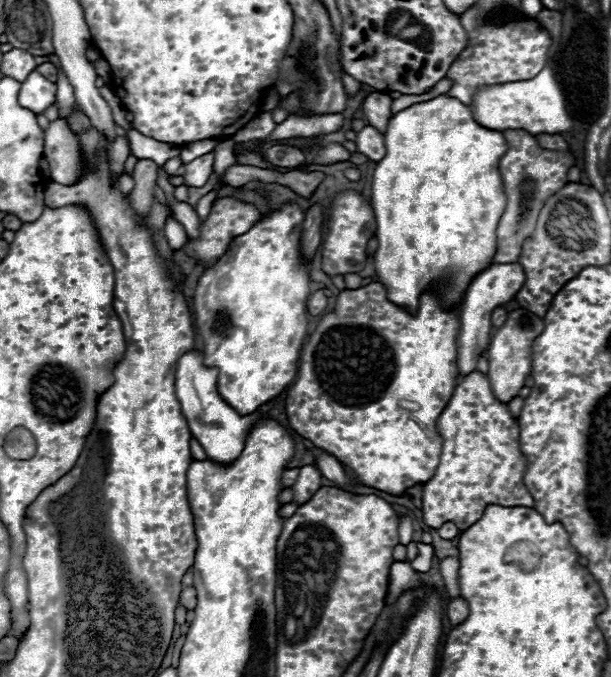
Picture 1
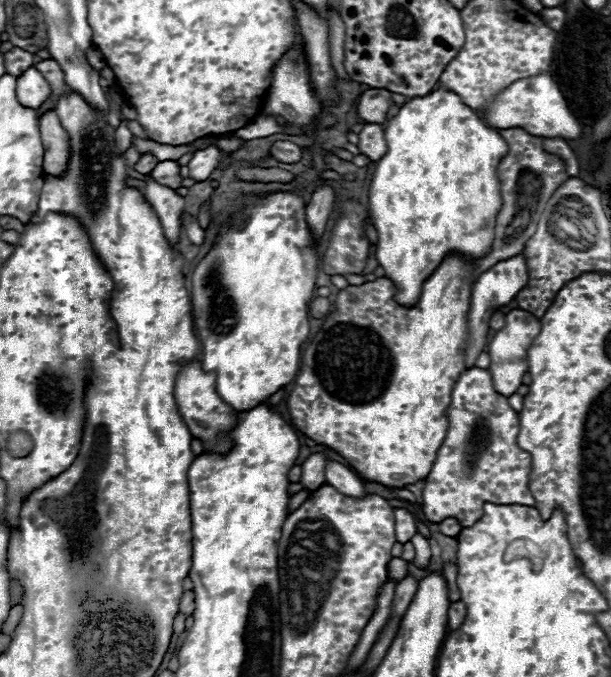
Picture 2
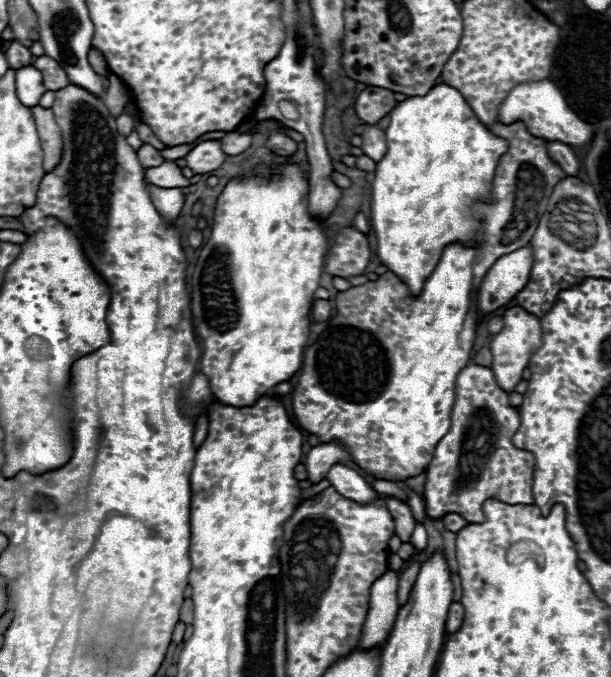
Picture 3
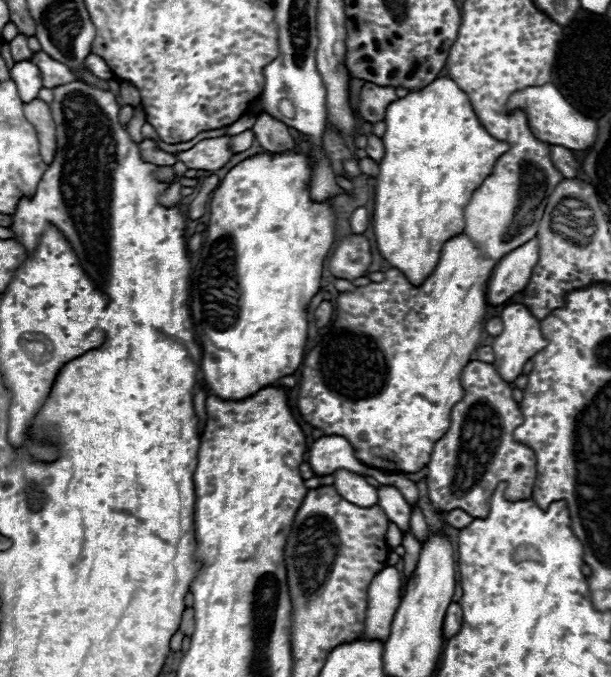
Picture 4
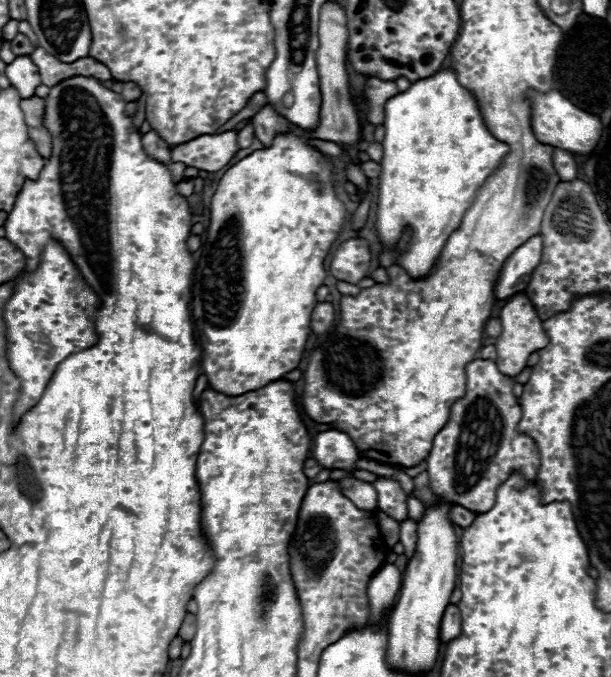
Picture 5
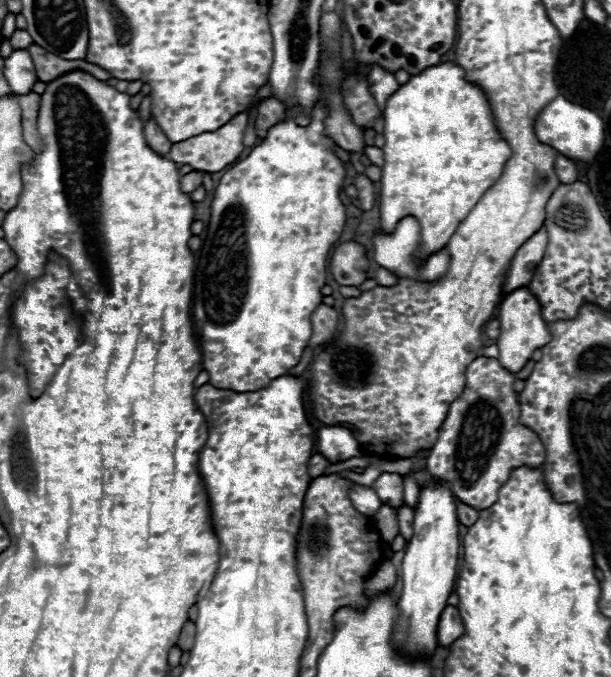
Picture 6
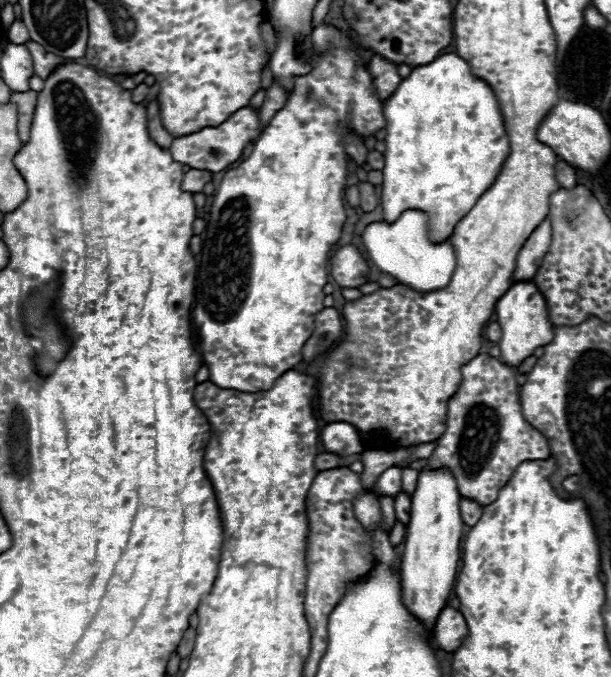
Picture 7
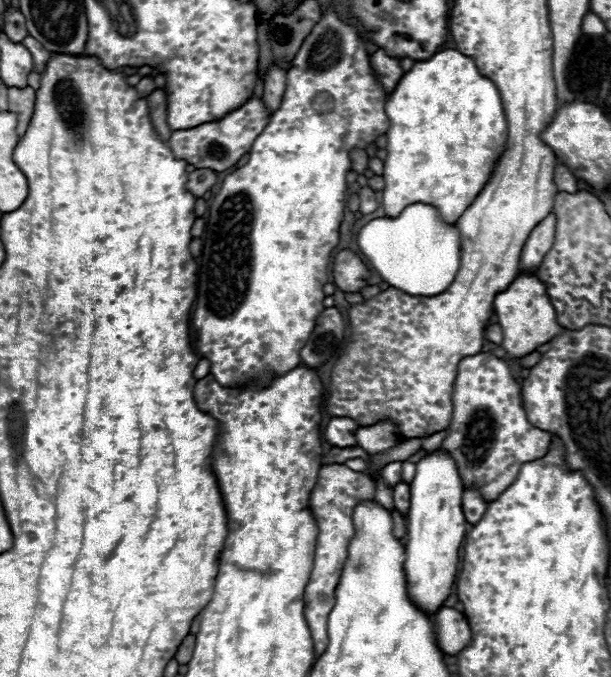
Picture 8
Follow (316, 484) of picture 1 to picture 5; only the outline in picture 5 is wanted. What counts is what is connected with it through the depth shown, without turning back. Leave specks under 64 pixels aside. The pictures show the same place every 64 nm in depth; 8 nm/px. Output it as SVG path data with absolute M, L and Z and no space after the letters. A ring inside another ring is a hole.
M326 430L314 438L312 458L324 470L336 468L336 470L354 472L356 460L358 460L358 450L356 450L352 438L348 438L348 434L340 434L338 430Z

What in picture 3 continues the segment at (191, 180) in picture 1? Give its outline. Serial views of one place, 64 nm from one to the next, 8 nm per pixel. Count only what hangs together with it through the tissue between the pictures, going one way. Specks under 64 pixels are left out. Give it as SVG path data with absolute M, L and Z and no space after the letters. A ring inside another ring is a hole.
M208 140L198 144L190 154L184 156L188 162L188 168L194 174L208 174L216 168L220 168L220 164L226 160L226 154L220 148L218 140Z

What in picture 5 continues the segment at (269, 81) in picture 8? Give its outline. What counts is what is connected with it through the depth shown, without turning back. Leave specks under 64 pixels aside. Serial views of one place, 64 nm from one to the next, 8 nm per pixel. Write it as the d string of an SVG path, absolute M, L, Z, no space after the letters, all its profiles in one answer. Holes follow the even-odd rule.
M264 106L264 108L252 118L252 126L254 126L256 138L258 138L264 146L272 146L272 140L276 138L276 134L290 130L290 122L288 122L286 118L280 118L280 114L276 114L276 112L272 110L272 106Z

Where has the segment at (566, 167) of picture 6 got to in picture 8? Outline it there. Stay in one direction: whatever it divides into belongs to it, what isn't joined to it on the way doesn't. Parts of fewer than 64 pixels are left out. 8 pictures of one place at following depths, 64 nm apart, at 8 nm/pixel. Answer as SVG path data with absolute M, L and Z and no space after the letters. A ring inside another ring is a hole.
M558 164L556 166L556 172L554 172L554 182L556 182L556 188L562 192L570 192L574 194L578 190L578 184L576 184L576 176L564 166L564 164Z

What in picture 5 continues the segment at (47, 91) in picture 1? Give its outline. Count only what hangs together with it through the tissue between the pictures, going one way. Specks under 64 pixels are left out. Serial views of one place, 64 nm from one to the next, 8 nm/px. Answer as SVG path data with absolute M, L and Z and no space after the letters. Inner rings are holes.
M20 56L12 64L6 66L6 76L12 86L16 86L18 94L22 98L32 98L36 94L36 88L42 84L36 64L30 60L30 56Z

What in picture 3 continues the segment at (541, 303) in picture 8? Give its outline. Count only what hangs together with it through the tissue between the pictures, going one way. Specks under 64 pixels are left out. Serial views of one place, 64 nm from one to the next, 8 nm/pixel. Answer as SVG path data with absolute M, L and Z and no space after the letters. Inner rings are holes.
M514 306L504 312L504 328L490 342L490 352L492 352L492 366L490 368L494 372L498 386L504 392L508 392L508 394L514 392L516 384L522 380L522 372L528 366L532 352L540 346L540 342L542 342L540 340L540 320L534 314L526 312L520 306Z

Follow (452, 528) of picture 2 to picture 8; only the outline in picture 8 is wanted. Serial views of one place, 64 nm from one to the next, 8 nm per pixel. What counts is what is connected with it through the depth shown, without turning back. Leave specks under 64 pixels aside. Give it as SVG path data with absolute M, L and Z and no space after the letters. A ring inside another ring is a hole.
M464 490L464 496L462 496L462 512L464 512L466 522L476 524L484 516L484 510L486 508L488 508L488 502L482 500L482 496L478 494L478 490Z

